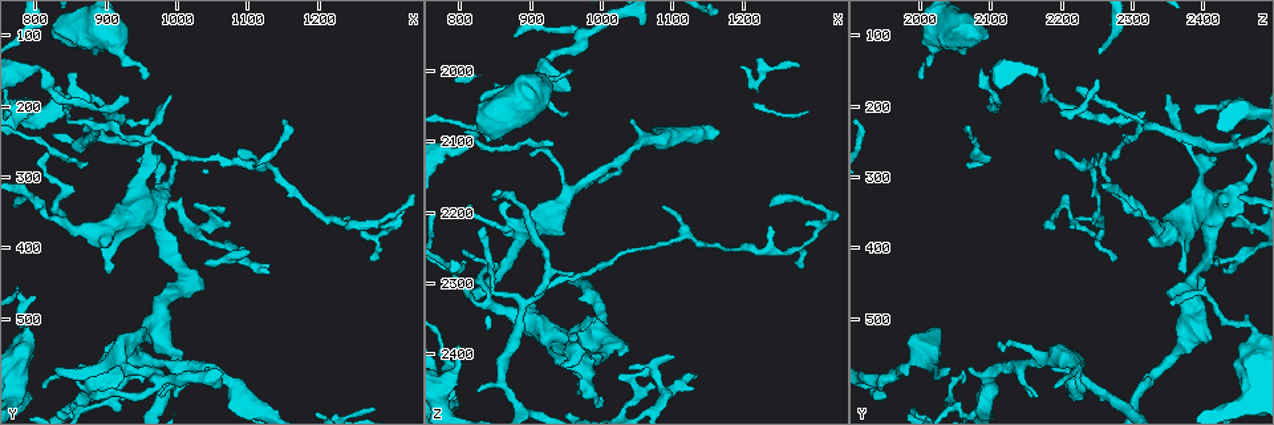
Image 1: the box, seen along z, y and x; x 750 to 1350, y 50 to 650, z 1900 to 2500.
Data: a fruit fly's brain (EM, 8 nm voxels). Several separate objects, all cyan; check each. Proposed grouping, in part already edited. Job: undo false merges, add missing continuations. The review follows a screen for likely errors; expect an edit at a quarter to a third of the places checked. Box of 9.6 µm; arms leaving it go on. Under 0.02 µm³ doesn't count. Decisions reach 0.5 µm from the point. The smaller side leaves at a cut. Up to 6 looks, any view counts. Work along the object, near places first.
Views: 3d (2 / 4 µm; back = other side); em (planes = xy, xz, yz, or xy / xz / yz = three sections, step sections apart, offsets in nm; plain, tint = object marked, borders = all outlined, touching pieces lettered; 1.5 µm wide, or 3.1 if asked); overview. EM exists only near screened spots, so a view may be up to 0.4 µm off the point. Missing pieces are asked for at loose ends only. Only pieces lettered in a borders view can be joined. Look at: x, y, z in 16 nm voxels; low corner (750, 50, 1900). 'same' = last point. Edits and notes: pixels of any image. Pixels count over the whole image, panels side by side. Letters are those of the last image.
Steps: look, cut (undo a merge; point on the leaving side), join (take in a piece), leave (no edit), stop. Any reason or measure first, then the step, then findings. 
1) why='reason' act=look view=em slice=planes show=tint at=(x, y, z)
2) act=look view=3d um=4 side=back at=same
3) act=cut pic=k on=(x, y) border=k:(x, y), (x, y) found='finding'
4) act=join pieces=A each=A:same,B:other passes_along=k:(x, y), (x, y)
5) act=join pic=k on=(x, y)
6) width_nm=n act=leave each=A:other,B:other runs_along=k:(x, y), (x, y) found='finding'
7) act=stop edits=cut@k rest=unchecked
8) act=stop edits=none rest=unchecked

why='sudden change in width' act=look view=3d um=4 side=back at=(810, 155, 2090)

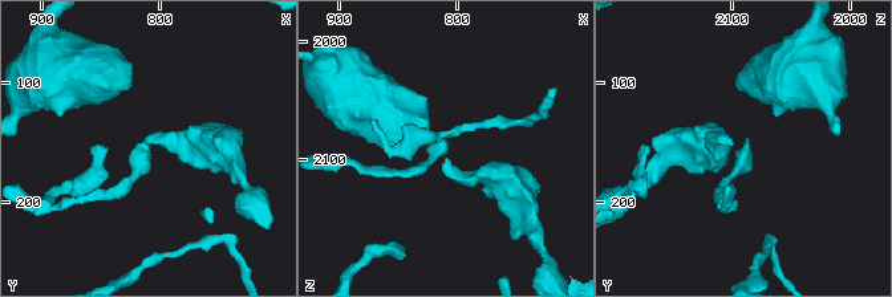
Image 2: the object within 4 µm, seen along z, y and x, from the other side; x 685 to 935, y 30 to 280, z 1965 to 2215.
arm_widths_nm=160,320 act=look view=em slice=planes show=borders at=(810, 156, 2094)

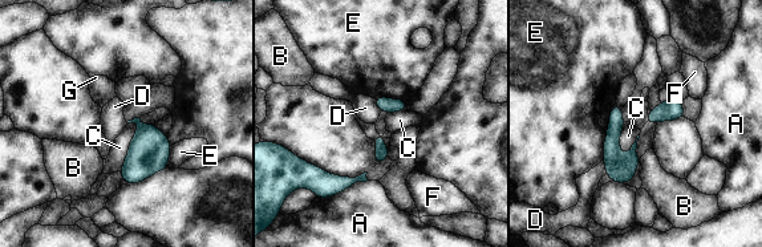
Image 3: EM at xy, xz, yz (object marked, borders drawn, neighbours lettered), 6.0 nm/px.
width_nm=90 act=leave each=A:other,B:other,C:other,D:other,E:other,F:other,G:other border=3:(623, 125), (620, 133), (621, 157) found='continuous, no second neuron'

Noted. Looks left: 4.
why='an open end' act=look view=3d um=2 at=(950, 160, 2000)

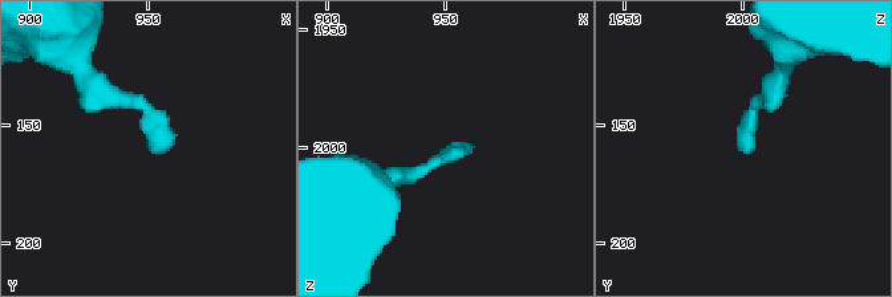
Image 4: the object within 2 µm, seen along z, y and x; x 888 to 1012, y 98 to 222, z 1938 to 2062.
act=look view=em slice=planes show=borders at=(954, 162, 2003)

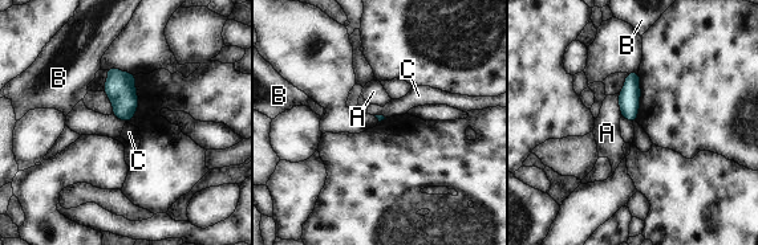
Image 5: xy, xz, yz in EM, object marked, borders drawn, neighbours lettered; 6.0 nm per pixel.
longest_contact=A:150nm act=leave each=A:other,B:other,C:other border=5:(621, 117), (632, 123) found='none of them fits'

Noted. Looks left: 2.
why='branch stops here' act=look view=em slice=planes show=tint at=(820, 270, 2265)

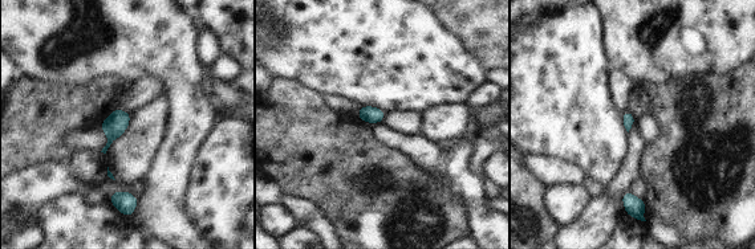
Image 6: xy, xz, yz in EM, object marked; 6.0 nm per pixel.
act=look view=em slice=planes show=borders at=same

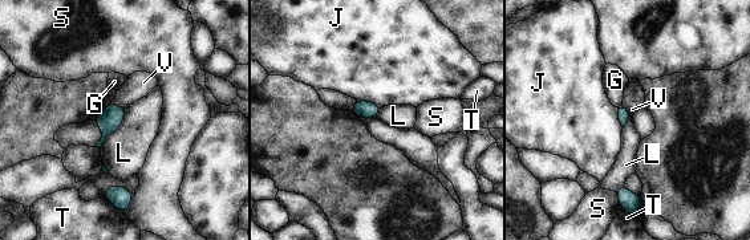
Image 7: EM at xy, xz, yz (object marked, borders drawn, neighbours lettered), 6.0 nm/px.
longest_contact=L:300nm act=leave each=G:other,J:other,L:other,S:other,T:other,V:other found='none of them fits'

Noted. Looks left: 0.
act=stop edits=none rest=unchecked

